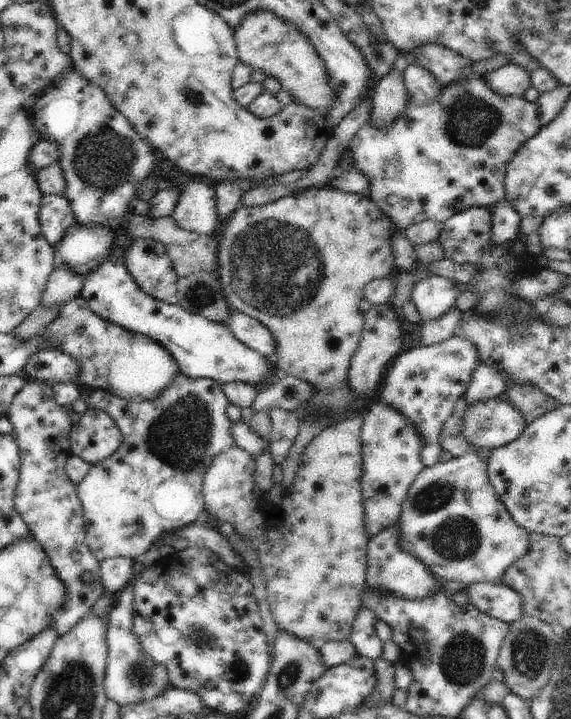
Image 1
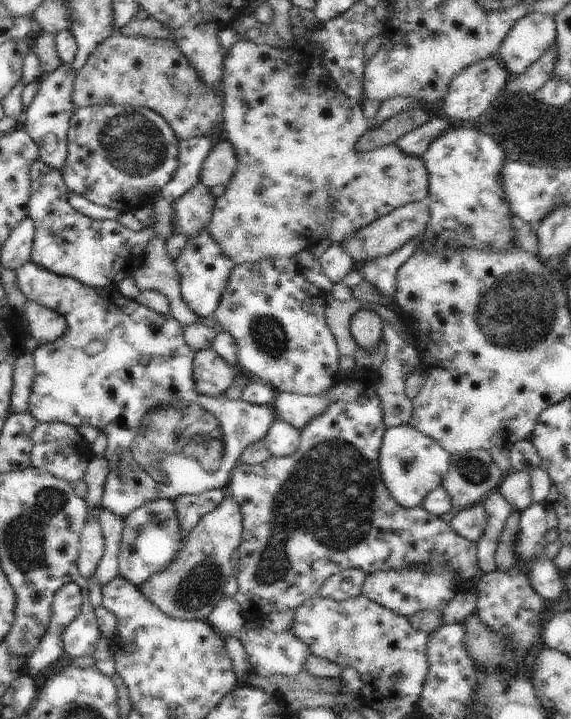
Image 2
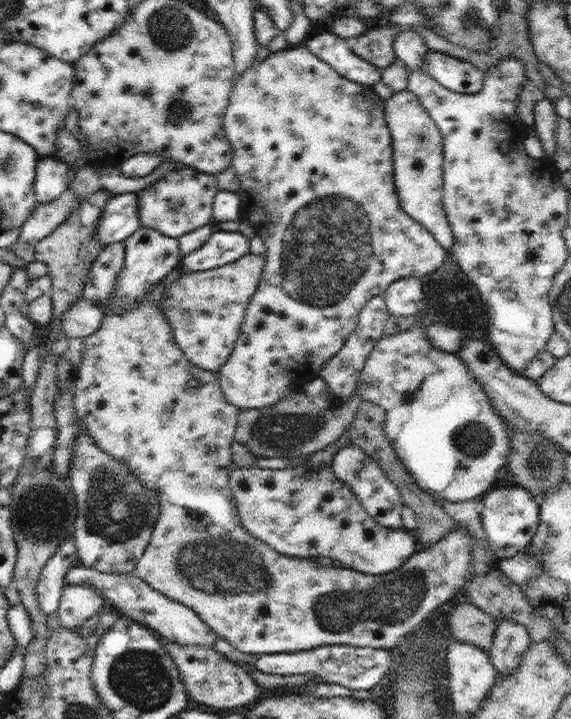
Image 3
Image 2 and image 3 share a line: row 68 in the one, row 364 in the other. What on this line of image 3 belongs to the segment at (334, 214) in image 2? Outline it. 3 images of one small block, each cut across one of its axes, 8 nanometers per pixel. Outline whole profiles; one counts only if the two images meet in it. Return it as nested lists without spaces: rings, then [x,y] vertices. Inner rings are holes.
[[[304,44],[290,46],[280,52],[271,53],[264,60],[255,60],[244,74],[236,78],[229,94],[223,127],[233,148],[231,165],[241,184],[238,193],[252,197],[251,200],[242,200],[240,218],[250,222],[267,248],[267,261],[258,288],[248,303],[238,340],[232,354],[218,370],[224,398],[240,410],[264,408],[291,396],[291,390],[295,388],[298,391],[303,390],[305,383],[320,377],[321,368],[345,345],[358,324],[359,312],[373,296],[383,294],[393,282],[401,278],[416,276],[420,279],[436,272],[447,257],[447,249],[440,246],[434,235],[414,221],[400,206],[393,175],[393,146],[386,122],[385,100],[376,94],[373,87],[352,82],[338,73]]]

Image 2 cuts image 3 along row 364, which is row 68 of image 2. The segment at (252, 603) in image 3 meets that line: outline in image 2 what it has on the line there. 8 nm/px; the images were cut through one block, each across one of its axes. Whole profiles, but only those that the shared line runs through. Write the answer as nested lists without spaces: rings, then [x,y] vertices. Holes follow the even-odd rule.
[[[115,32],[97,44],[84,66],[77,70],[72,100],[76,109],[92,105],[146,107],[162,115],[179,140],[185,141],[210,137],[215,128],[223,135],[225,98],[223,89],[219,92],[204,84],[172,38],[127,37]]]

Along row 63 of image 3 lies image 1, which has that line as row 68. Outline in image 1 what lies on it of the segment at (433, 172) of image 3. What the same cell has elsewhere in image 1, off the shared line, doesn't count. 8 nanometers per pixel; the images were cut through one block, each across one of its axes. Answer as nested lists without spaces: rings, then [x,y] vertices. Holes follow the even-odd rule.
[[[396,64],[386,76],[382,76],[382,80],[377,82],[373,92],[369,121],[378,128],[386,128],[406,110],[409,101],[402,64]]]

